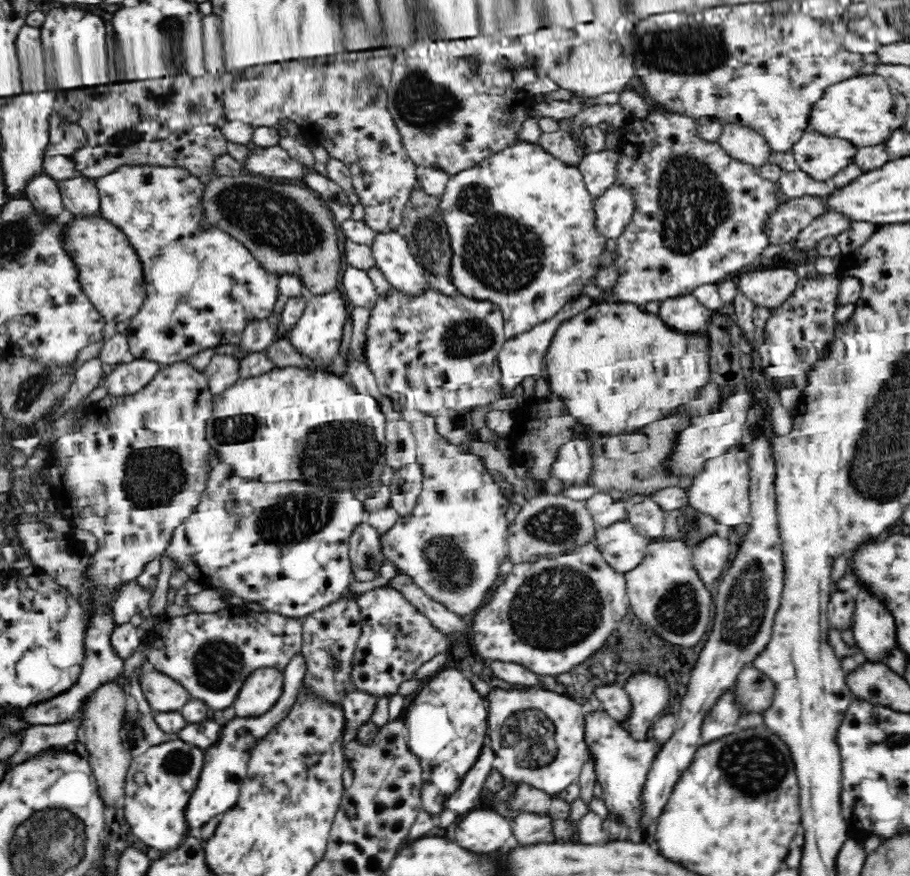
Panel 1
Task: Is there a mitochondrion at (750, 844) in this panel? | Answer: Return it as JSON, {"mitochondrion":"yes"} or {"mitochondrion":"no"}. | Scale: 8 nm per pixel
{"mitochondrion":"no"}

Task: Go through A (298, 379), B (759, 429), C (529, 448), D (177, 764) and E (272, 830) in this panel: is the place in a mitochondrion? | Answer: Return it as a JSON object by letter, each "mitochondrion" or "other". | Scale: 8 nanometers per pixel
{"A":"other","B":"other","C":"other","D":"mitochondrion","E":"other"}

